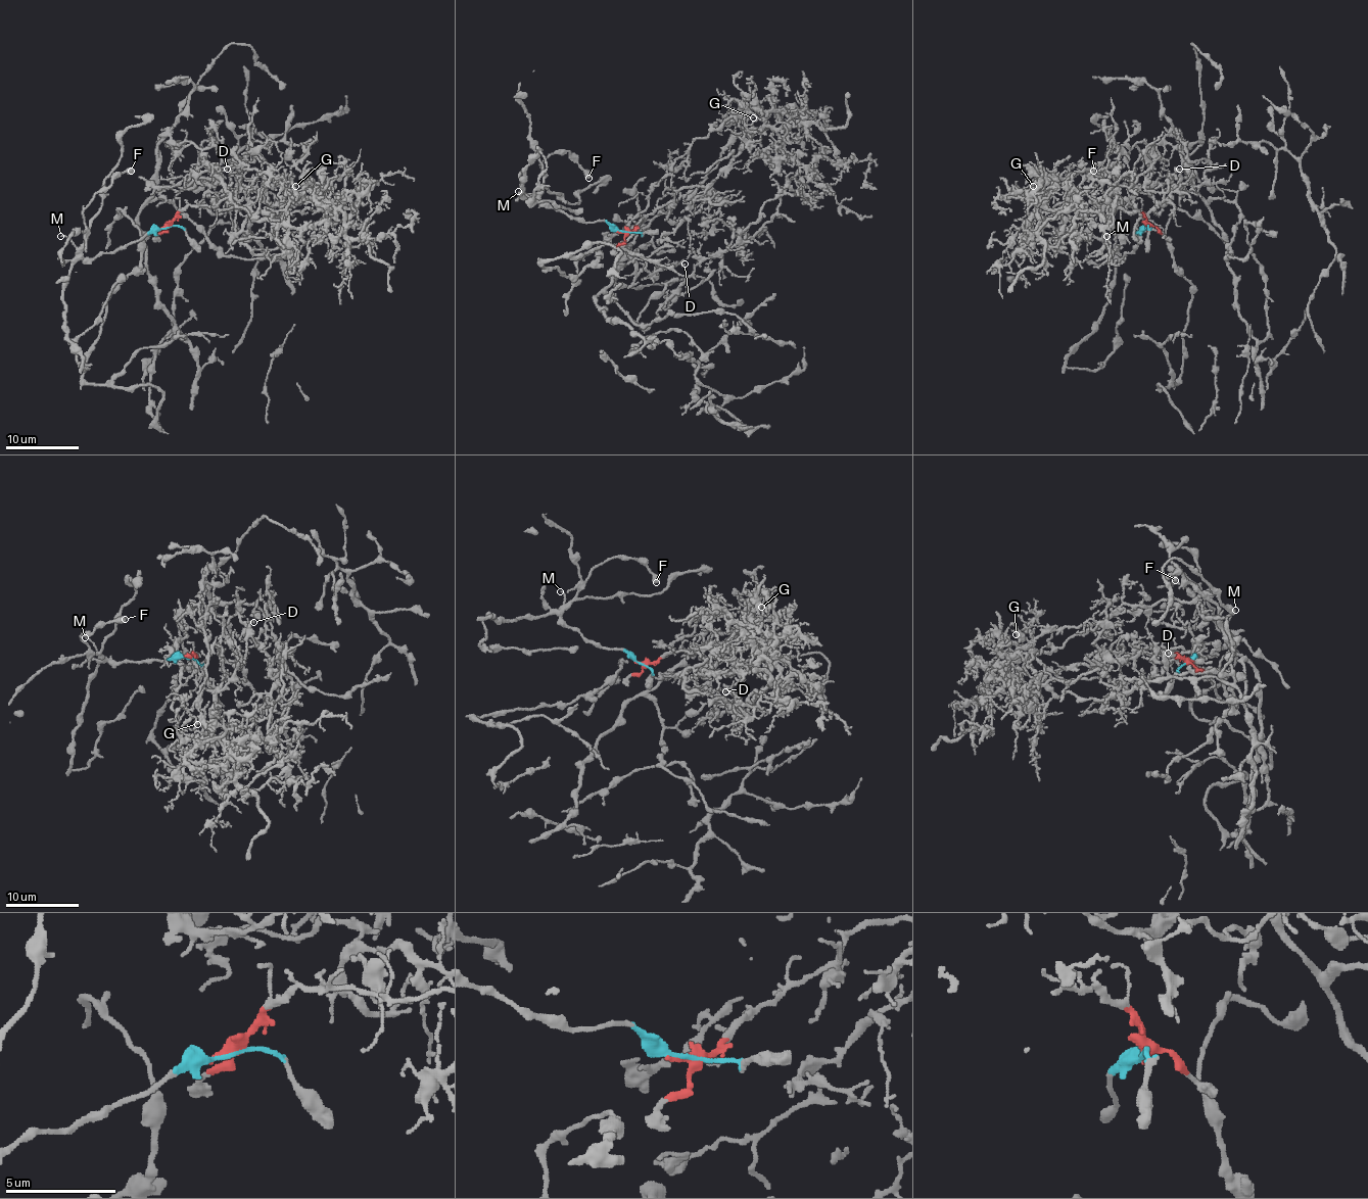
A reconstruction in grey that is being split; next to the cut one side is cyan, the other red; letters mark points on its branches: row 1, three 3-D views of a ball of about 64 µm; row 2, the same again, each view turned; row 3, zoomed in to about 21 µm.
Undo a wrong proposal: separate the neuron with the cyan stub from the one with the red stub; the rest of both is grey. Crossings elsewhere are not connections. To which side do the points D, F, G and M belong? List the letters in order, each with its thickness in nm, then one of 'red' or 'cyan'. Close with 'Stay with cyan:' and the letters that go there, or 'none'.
D: 180 nm thick; red
F: 600 nm thick; cyan
G: 160 nm thick; red
M: 110 nm thick; cyan
Stay with cyan: F, M

